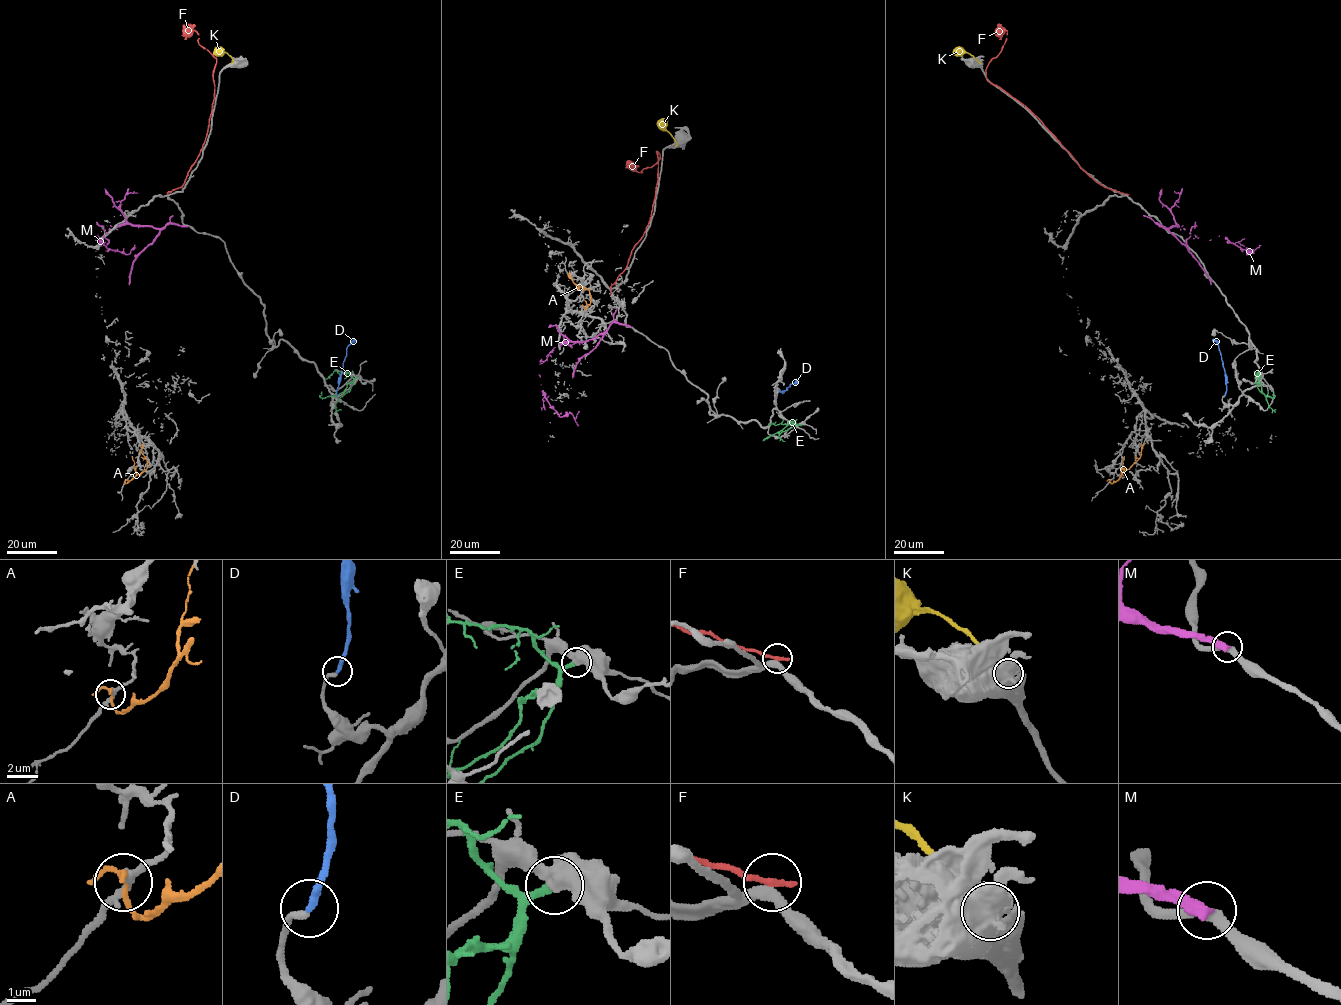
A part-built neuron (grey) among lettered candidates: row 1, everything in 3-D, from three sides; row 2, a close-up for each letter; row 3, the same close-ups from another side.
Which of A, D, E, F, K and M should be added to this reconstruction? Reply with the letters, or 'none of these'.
D

